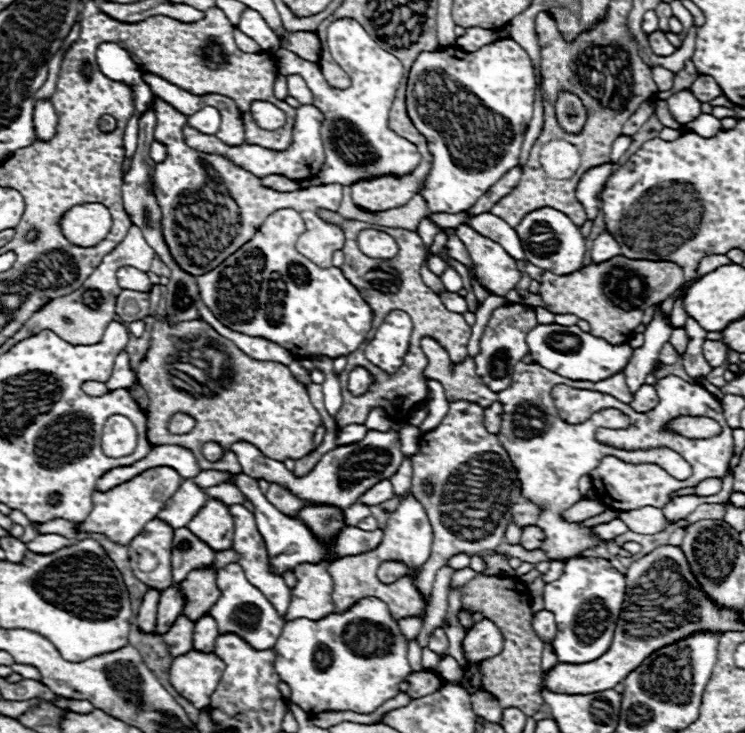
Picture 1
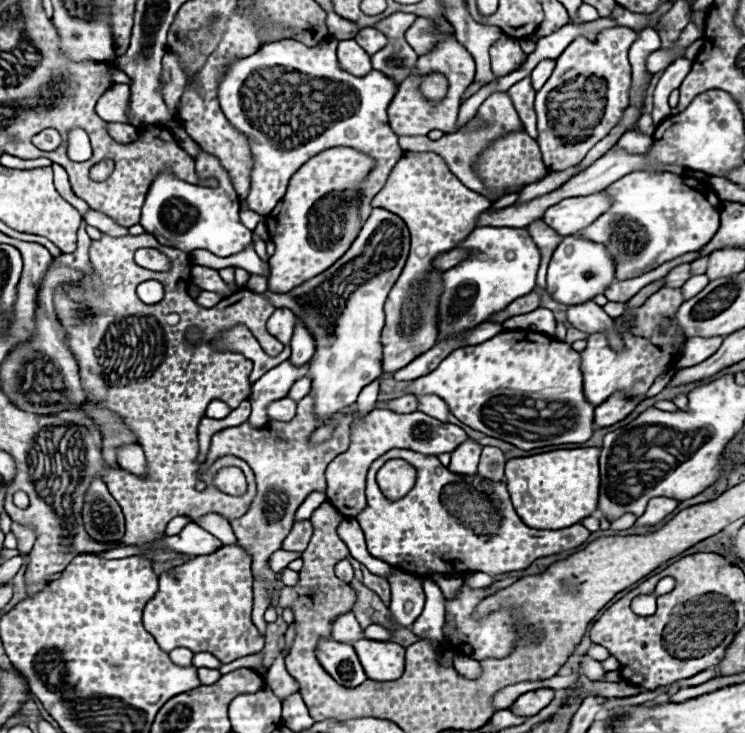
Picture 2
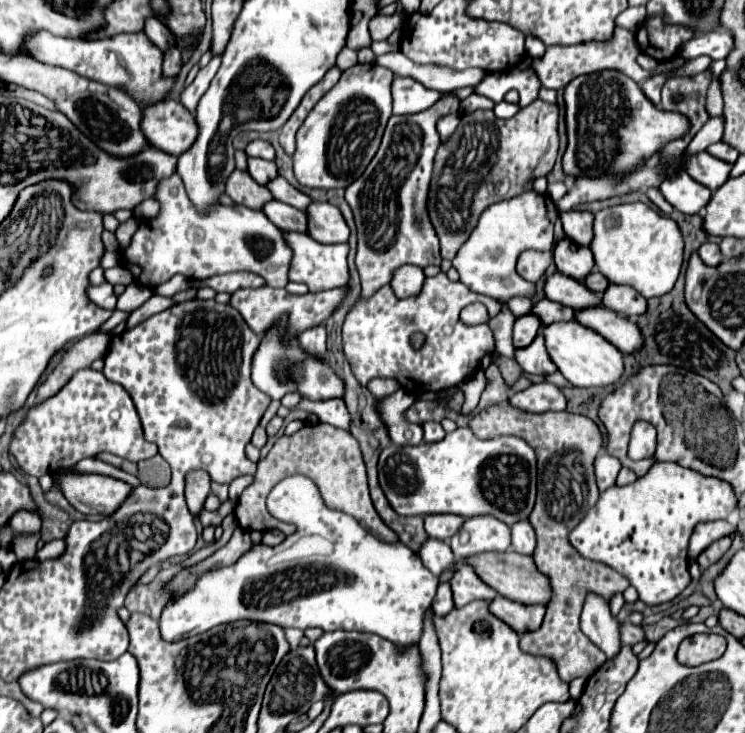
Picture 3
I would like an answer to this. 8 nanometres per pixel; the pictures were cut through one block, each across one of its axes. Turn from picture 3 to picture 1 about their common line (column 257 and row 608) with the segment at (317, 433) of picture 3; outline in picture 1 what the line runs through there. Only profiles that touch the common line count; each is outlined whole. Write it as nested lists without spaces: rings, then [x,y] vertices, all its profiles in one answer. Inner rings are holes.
[[[476,576],[466,586],[462,586],[462,604],[472,608],[474,612],[482,612],[488,620],[492,620],[504,636],[504,648],[498,656],[482,660],[482,688],[496,696],[502,708],[514,706],[522,708],[526,716],[532,716],[542,708],[544,700],[540,696],[540,654],[544,642],[532,628],[532,610],[530,610],[530,596],[522,582],[516,578],[490,578],[490,576]]]

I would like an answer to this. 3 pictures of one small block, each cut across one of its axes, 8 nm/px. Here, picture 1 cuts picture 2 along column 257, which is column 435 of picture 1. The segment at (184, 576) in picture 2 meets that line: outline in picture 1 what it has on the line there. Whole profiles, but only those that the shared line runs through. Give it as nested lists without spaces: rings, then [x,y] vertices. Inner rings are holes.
[[[436,628],[436,630],[430,634],[428,648],[434,650],[436,654],[440,654],[440,656],[446,654],[446,650],[448,650],[448,638],[446,638],[446,634],[444,634],[442,628]]]

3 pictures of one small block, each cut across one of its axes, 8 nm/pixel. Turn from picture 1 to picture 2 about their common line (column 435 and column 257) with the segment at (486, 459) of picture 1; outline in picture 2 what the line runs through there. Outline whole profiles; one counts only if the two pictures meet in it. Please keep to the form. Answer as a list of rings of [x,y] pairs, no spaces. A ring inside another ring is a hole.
[[[312,396],[302,398],[298,402],[298,414],[292,422],[268,422],[262,428],[250,428],[250,424],[244,422],[236,428],[226,428],[222,432],[216,432],[212,436],[212,446],[208,452],[210,464],[222,456],[238,456],[244,462],[248,462],[248,466],[256,474],[258,492],[256,492],[254,504],[248,508],[248,512],[244,516],[232,520],[230,524],[234,528],[238,542],[252,554],[252,572],[262,582],[266,582],[268,598],[272,598],[272,594],[276,590],[274,586],[278,582],[278,574],[272,572],[268,566],[270,556],[282,548],[282,540],[290,532],[290,528],[294,524],[294,514],[296,514],[298,506],[306,500],[306,496],[312,492],[326,492],[326,478],[324,478],[326,466],[338,454],[346,452],[348,442],[350,442],[350,422],[354,420],[354,416],[344,416],[344,418],[340,418],[340,416],[346,412],[352,412],[352,406],[336,412],[328,420],[318,422],[316,418],[312,418],[312,404],[314,404]],[[334,418],[338,418],[338,426],[336,426],[330,442],[310,446],[310,442],[308,442],[310,434],[318,426],[330,424]]]

